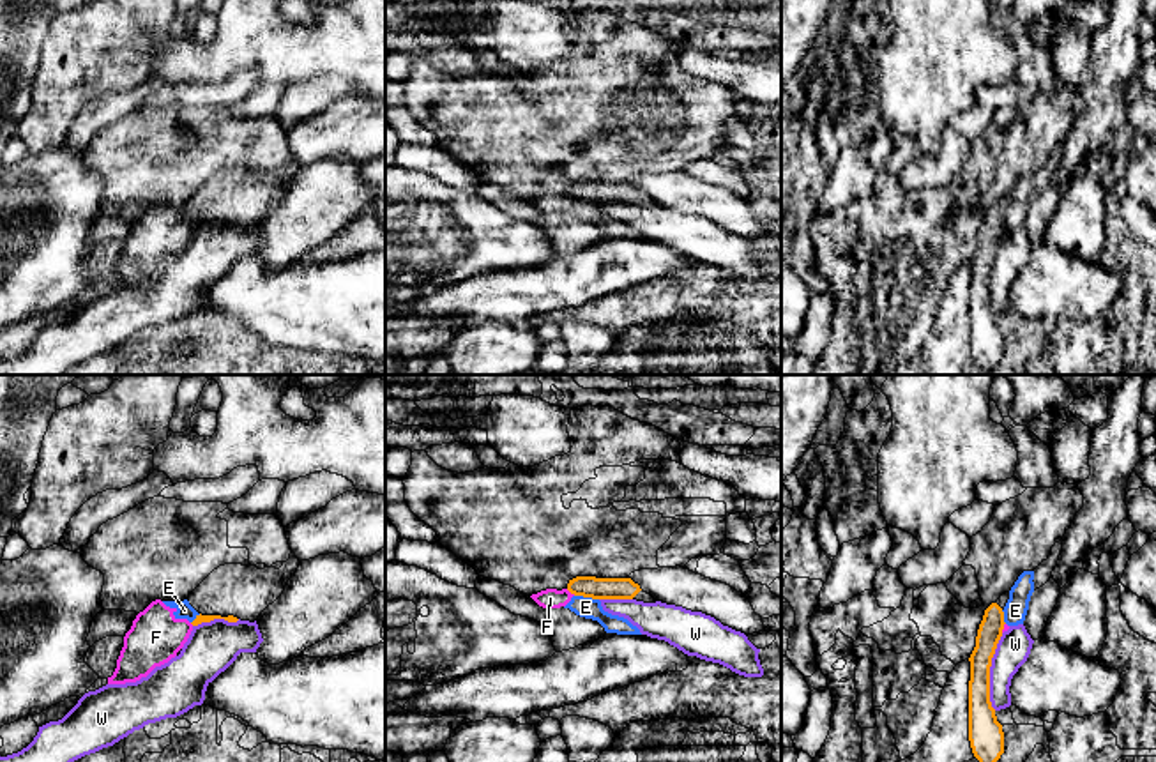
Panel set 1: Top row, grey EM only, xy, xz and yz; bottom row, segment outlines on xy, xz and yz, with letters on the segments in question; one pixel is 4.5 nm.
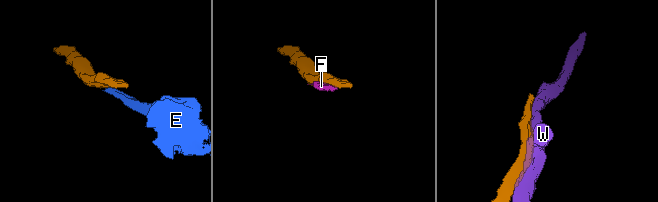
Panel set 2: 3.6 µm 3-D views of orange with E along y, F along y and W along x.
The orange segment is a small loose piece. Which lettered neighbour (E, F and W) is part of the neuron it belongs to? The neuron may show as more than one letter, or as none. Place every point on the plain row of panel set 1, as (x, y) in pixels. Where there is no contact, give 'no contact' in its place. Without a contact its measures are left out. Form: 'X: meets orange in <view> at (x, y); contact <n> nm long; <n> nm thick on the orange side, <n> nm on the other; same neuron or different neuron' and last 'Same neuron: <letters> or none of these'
E: meets orange in xz at (587, 200); contact 110 nm long; 100 nm thick on the orange side, 100 nm on the other; different neuron
F: meets orange in xz at (571, 197); contact 50 nm long; 100 nm thick on the orange side, 90 nm on the other; different neuron
W: meets orange in yz at (988, 276); contact 360 nm long; 140 nm thick on the orange side, 150 nm on the other; different neuron
Same neuron: none of these

